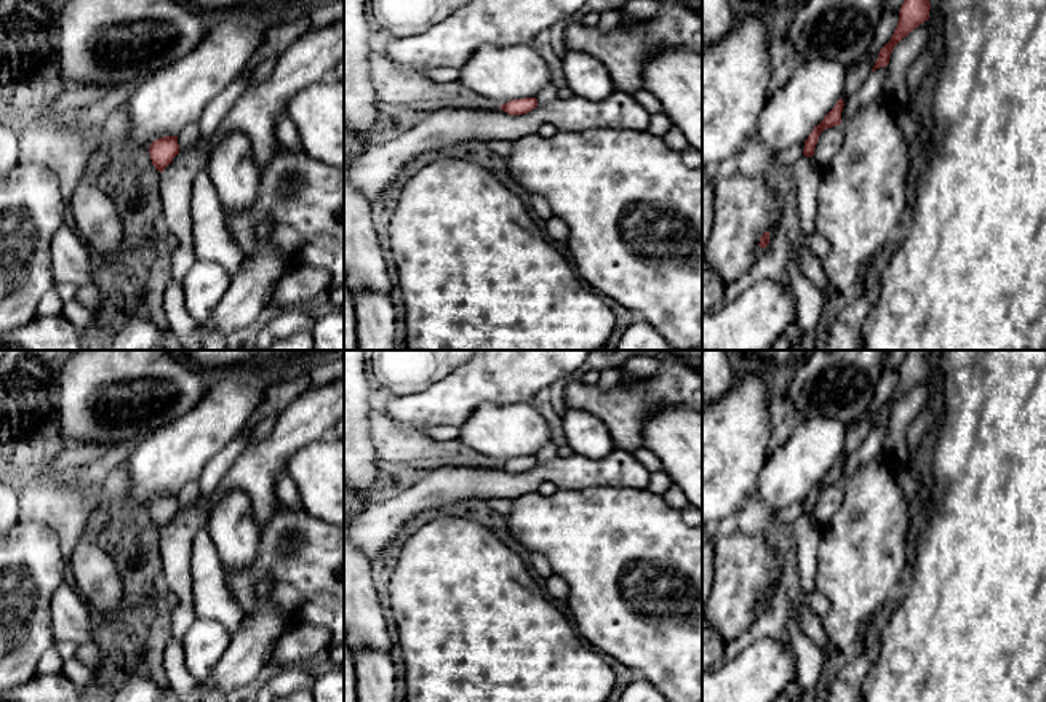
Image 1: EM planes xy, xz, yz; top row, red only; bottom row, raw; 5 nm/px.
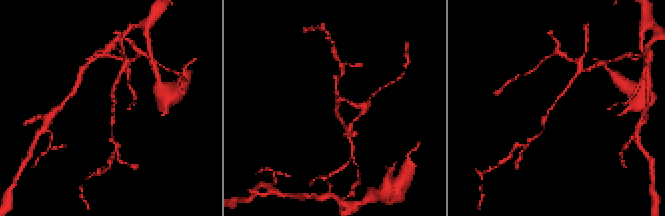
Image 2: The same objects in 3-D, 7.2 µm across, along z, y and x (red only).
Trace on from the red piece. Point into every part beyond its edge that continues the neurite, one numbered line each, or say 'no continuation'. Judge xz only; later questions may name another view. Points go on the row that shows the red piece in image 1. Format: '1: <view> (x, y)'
no continuation

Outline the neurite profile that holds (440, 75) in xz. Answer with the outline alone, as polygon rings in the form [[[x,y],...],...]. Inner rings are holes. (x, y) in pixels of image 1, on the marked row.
[[[430,67],[424,70],[424,75],[437,83],[449,83],[461,78],[459,69],[445,70],[445,69]]]

